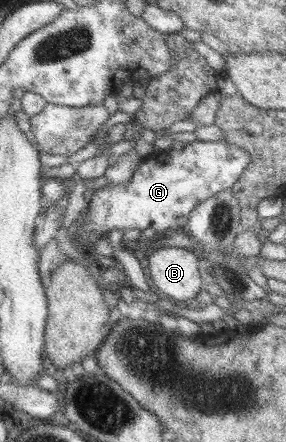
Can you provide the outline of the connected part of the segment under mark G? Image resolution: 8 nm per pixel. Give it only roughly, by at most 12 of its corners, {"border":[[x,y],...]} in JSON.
{"border":[[222,139],[152,151],[128,182],[98,186],[68,236],[183,230],[248,162]]}

